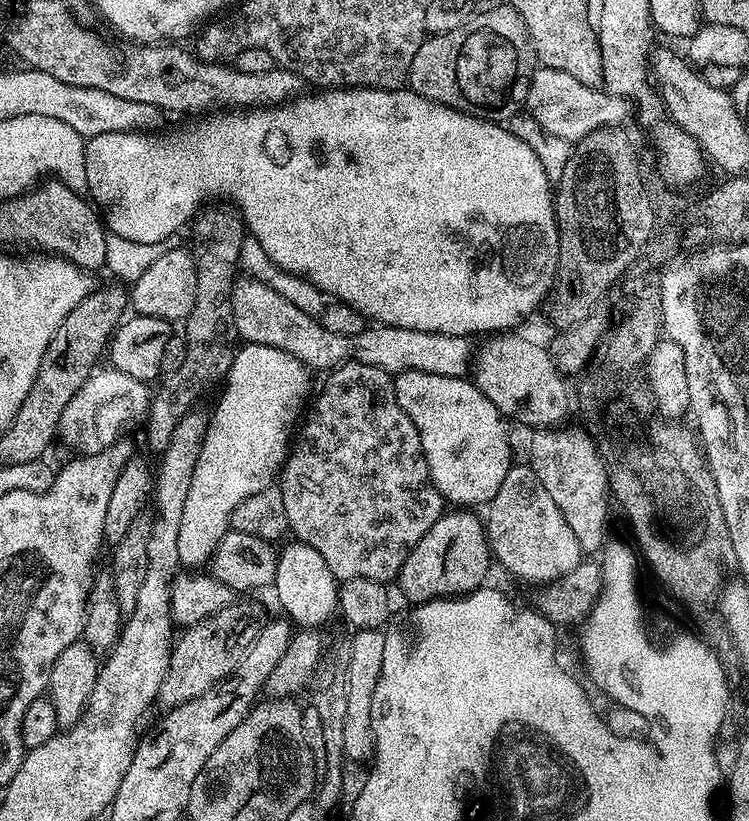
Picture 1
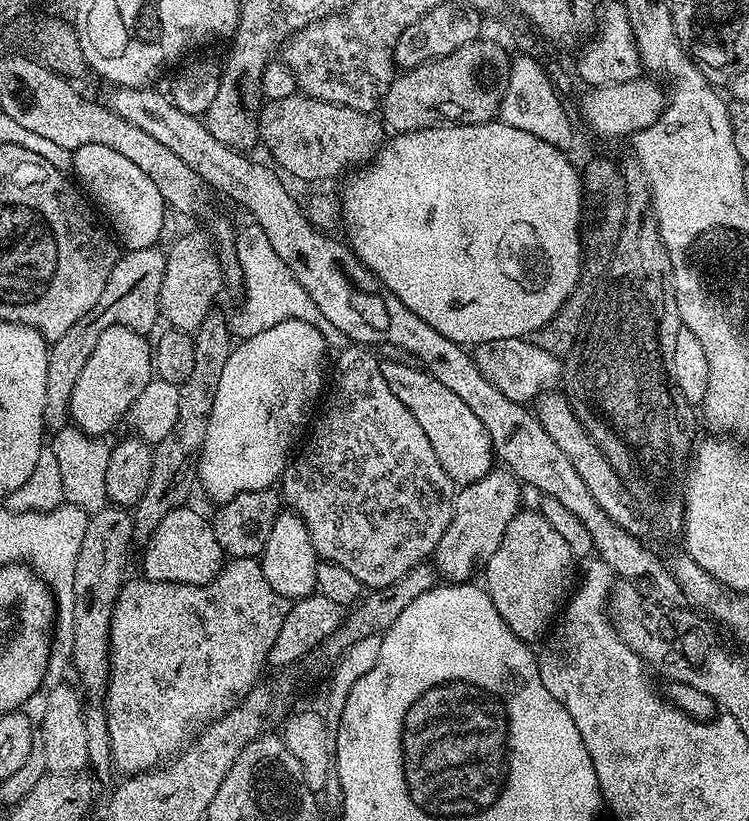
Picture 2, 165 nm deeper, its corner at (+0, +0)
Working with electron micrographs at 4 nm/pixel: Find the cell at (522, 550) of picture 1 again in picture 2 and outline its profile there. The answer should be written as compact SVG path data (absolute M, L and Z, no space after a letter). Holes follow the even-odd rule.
M521 510L508 523L506 534L502 534L502 542L498 550L494 550L482 576L488 579L488 597L494 602L506 626L510 626L510 630L519 640L539 641L553 627L573 587L575 563L577 561L570 546L566 546L562 539L562 534L558 534L558 530L554 530L554 526L546 522L539 510Z

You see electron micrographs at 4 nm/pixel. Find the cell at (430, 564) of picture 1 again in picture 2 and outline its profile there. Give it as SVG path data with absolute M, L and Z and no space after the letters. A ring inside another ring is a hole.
M496 466L478 478L478 482L463 485L455 493L452 517L434 553L434 567L445 581L462 584L471 581L476 571L477 575L487 568L494 550L502 542L502 534L506 534L506 526L521 511L520 491L520 481L511 472Z

